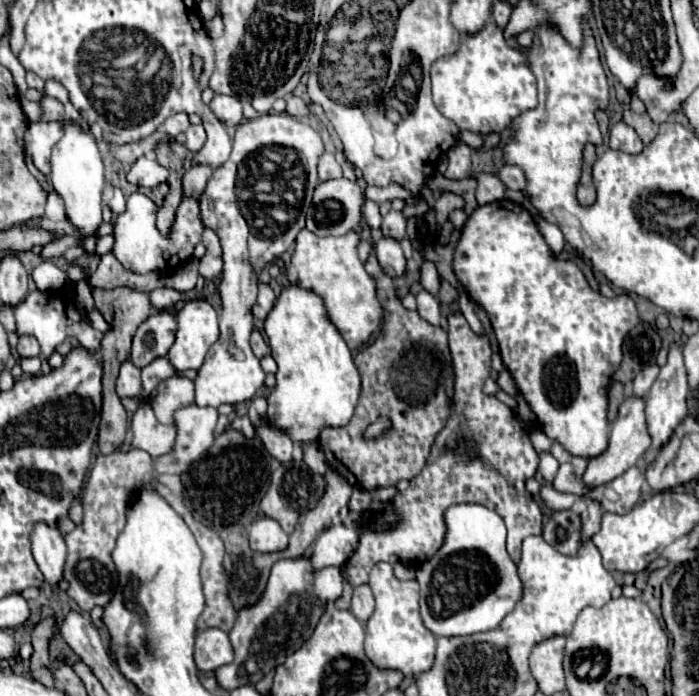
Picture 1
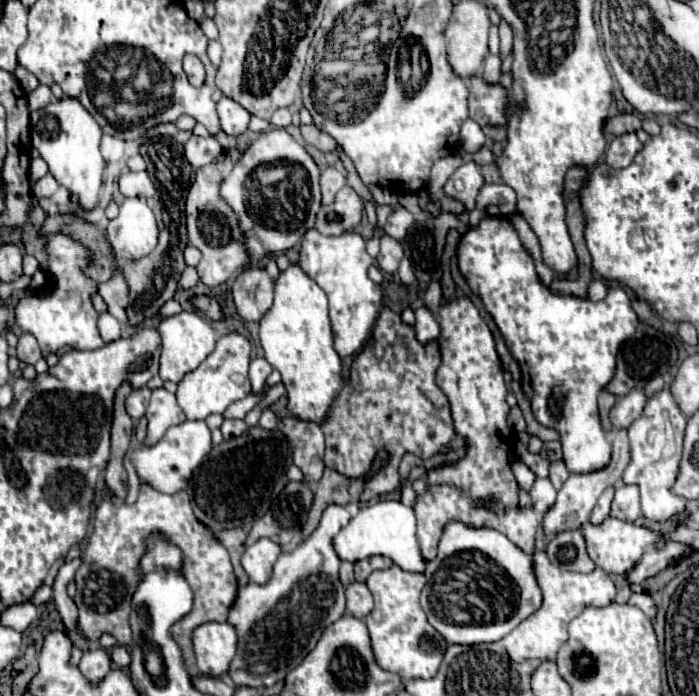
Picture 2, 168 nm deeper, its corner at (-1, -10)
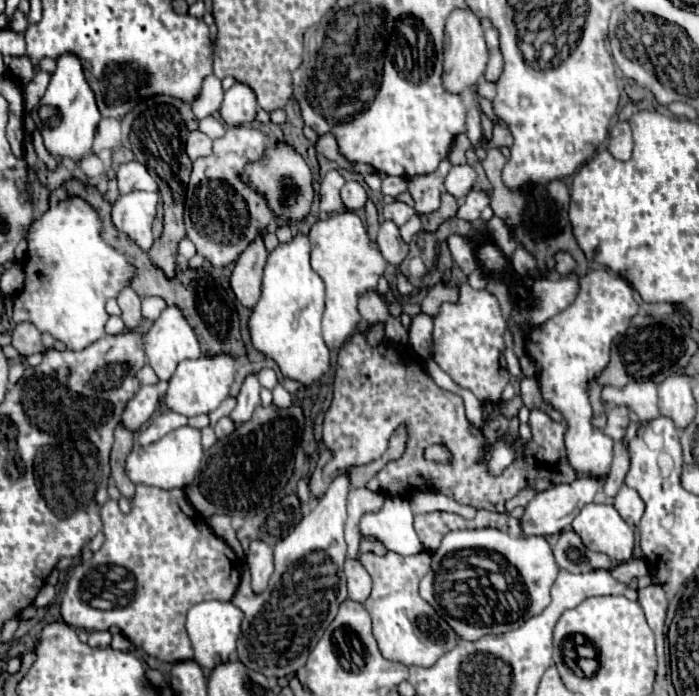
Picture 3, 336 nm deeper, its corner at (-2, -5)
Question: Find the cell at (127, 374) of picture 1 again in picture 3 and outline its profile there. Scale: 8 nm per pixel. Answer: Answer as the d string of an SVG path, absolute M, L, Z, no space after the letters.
M164 382L156 386L142 386L140 392L126 404L126 410L122 414L122 424L132 432L136 432L144 422L148 422L148 418L160 406L160 394L164 390L166 390Z

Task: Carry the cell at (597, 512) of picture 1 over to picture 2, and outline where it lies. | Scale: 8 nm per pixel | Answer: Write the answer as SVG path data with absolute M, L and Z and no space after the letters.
M607 487L603 493L601 493L601 497L599 497L599 501L597 501L597 505L595 505L595 509L593 509L593 513L591 513L591 517L589 517L589 521L591 523L601 523L605 517L609 517L609 507L611 507L611 501L613 501L613 491L615 491L615 487Z

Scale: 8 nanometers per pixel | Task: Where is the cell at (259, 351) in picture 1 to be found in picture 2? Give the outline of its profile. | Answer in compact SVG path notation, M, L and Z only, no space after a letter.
M257 357L251 361L251 367L249 367L249 381L251 381L251 393L261 393L263 387L265 387L265 379L267 375L271 373L271 365L263 359L263 357Z

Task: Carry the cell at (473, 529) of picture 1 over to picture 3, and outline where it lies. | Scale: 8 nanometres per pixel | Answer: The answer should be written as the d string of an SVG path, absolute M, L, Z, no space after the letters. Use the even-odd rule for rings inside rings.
M496 528L482 530L456 530L448 532L440 548L432 552L432 570L420 582L420 596L448 622L448 626L462 640L478 640L486 634L502 634L520 626L528 618L540 614L550 604L550 588L556 580L558 566L546 538L540 536L508 536ZM490 574L502 574L508 590L500 592L490 582Z

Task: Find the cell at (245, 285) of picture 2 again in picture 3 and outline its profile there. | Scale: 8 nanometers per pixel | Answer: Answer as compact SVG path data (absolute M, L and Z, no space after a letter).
M258 236L236 260L230 276L230 288L242 306L254 308L262 292L262 270L266 266L268 252L264 248L262 236Z

